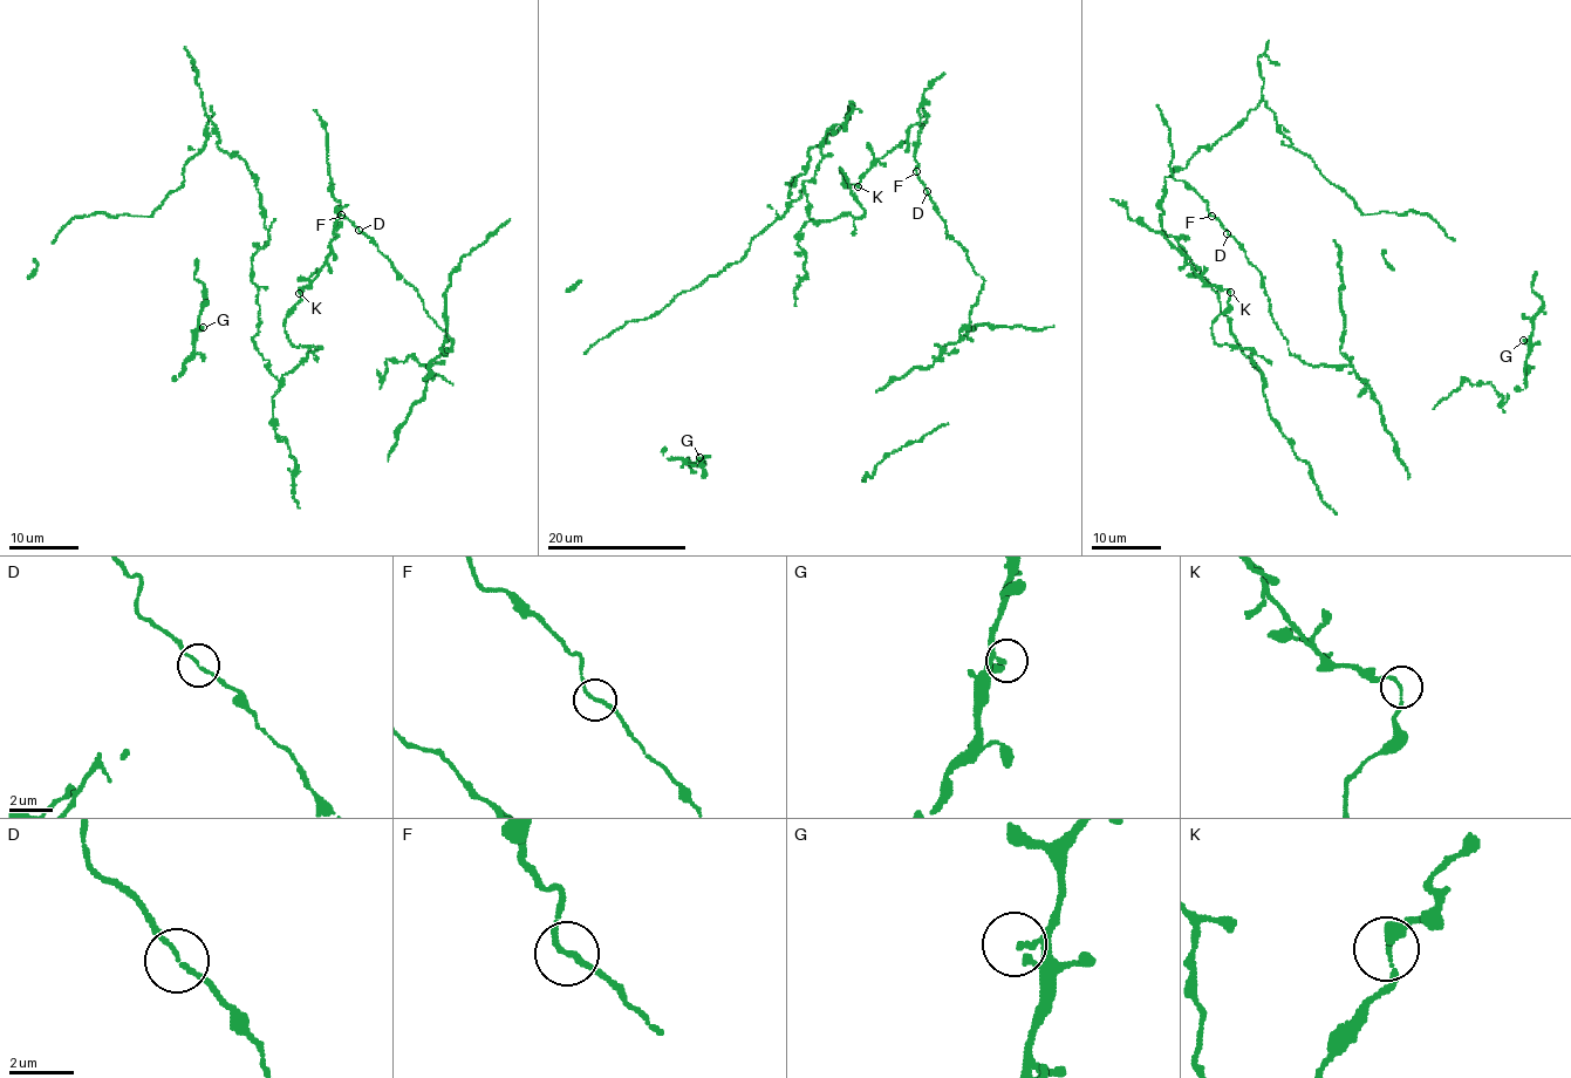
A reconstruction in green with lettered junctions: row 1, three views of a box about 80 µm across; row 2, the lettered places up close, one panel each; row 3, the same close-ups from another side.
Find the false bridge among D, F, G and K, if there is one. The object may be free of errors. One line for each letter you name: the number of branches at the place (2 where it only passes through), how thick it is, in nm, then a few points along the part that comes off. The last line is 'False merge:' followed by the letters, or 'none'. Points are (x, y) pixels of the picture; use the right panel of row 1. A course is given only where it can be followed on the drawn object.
False merge: none

